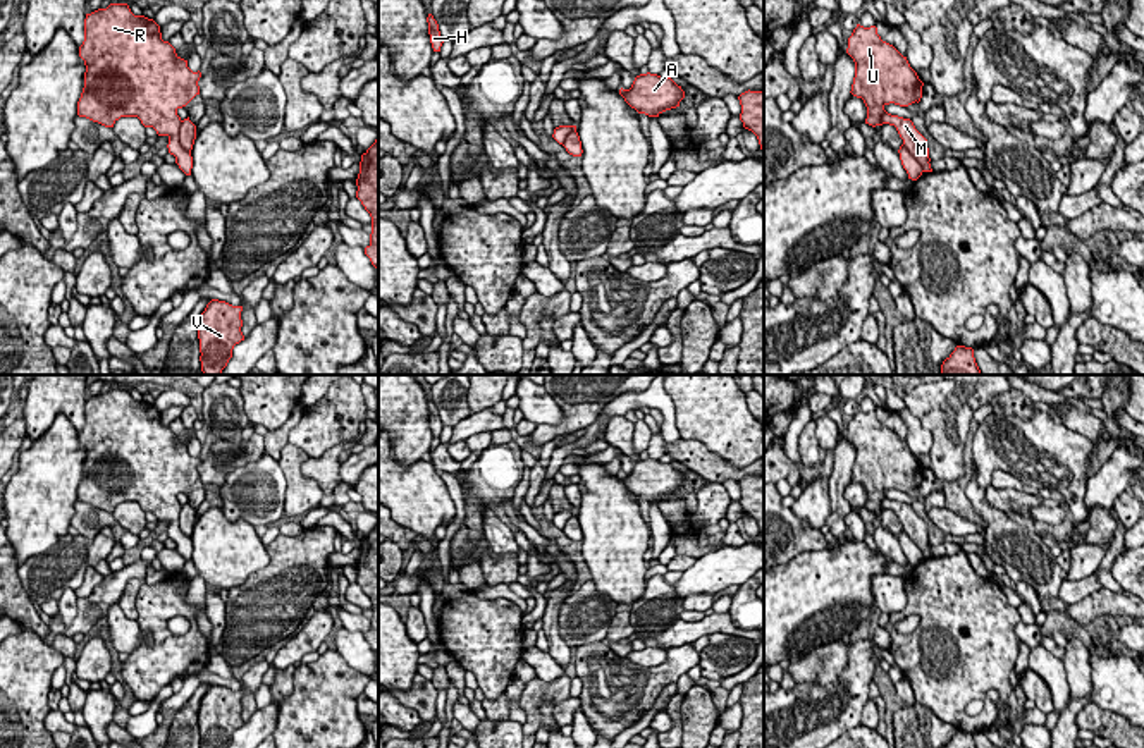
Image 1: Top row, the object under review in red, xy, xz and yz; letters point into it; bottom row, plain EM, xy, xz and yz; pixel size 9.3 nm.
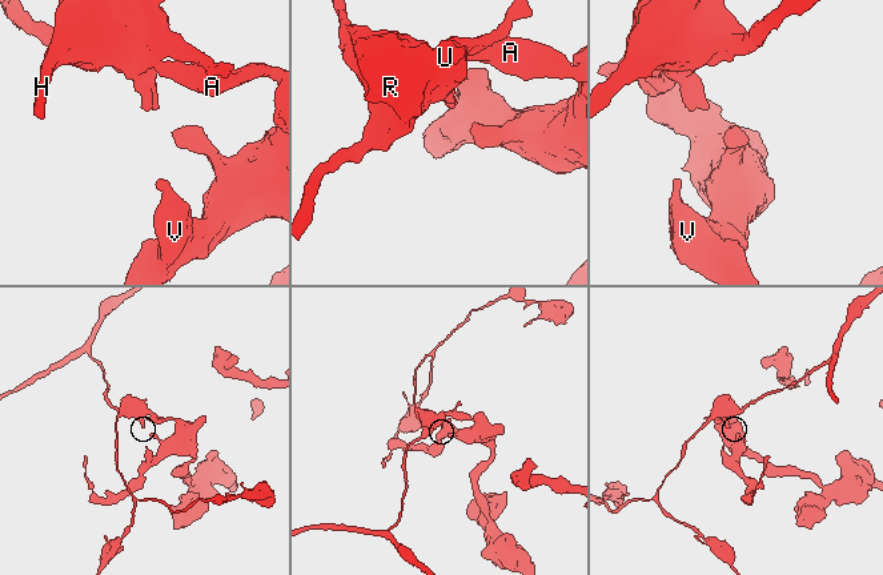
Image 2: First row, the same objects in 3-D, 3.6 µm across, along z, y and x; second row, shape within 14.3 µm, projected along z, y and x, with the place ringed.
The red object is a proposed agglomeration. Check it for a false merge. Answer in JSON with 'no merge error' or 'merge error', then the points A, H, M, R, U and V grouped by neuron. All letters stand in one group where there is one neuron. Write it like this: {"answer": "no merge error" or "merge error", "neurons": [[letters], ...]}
{"answer": "merge error", "neurons": [["A", "M", "V"], ["H", "R", "U"]]}

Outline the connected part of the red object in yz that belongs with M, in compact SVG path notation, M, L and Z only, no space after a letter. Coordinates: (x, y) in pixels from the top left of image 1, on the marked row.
M884 113L883 124L895 126L900 138L903 139L905 148L915 156L924 172L932 172L927 139L915 129L910 119L898 115Z

